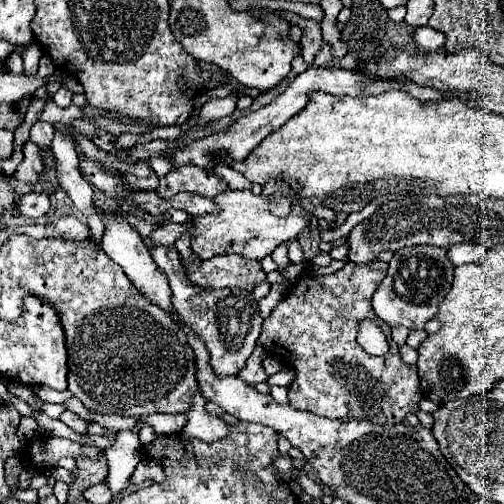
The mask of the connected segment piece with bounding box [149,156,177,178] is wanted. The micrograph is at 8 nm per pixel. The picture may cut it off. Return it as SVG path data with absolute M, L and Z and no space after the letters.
M151 158L151 168L155 170L155 174L157 174L157 178L165 178L171 170L175 170L177 166L173 164L173 162L169 162L169 158Z

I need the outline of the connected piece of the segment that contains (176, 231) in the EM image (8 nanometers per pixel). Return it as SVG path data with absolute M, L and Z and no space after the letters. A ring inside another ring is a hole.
M165 222L161 224L155 232L151 232L151 240L155 244L161 244L161 246L175 246L175 240L181 236L181 232L185 230L187 224L173 224L173 222Z

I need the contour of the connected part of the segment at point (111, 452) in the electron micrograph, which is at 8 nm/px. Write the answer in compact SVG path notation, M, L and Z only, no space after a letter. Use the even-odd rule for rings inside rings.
M119 432L115 438L115 446L105 450L105 458L109 462L109 474L105 478L105 484L111 494L117 496L131 486L131 476L137 466L137 432Z

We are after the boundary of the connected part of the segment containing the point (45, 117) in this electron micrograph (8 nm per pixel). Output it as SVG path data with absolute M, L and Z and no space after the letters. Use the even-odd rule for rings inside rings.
M47 100L44 111L41 113L40 120L50 124L55 124L55 122L71 124L71 120L75 120L75 116L83 116L81 108L77 108L75 104L67 106L67 108L59 108L53 100Z

